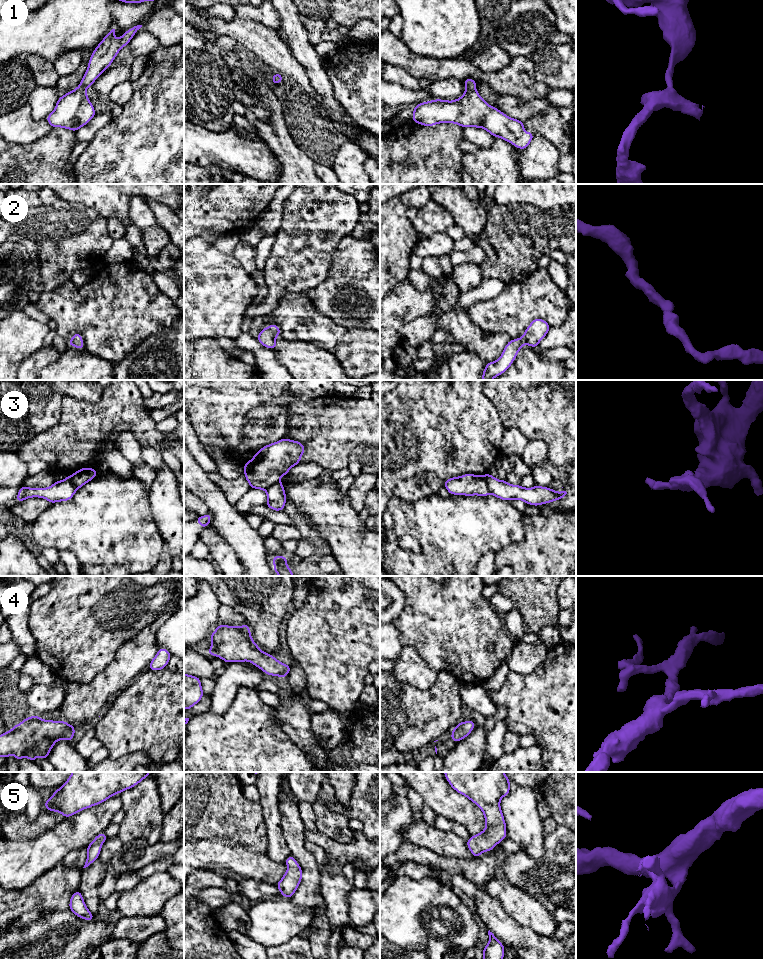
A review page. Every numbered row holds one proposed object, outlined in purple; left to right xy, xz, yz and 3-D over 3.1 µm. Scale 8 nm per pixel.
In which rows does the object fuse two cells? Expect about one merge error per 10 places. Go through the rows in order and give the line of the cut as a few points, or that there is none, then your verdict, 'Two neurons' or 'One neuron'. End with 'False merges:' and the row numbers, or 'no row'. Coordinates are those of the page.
1: No split. One neuron
2: No split. One neuron
3: Split along yz (484, 475), (491, 492). Two neurons
4: No split. One neuron
5: No split. One neuron
False merges: 3

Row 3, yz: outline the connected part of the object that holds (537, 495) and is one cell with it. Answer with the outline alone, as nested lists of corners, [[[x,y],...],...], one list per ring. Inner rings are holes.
[[[490,473],[485,476],[491,493],[495,497],[506,501],[511,499],[522,500],[526,504],[539,506],[562,499],[570,493],[563,487],[562,493],[539,485],[532,488],[524,488],[521,485],[511,485],[506,480],[498,480]]]

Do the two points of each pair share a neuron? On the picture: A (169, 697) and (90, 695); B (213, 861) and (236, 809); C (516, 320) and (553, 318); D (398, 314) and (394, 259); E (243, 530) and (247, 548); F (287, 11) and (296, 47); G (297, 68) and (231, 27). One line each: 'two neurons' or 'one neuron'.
A: two neurons
B: two neurons
C: one neuron
D: two neurons
E: one neuron
F: one neuron
G: one neuron

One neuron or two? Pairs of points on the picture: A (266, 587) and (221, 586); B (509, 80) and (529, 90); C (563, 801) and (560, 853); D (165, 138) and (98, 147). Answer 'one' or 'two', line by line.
A: one
B: one
C: two
D: one

